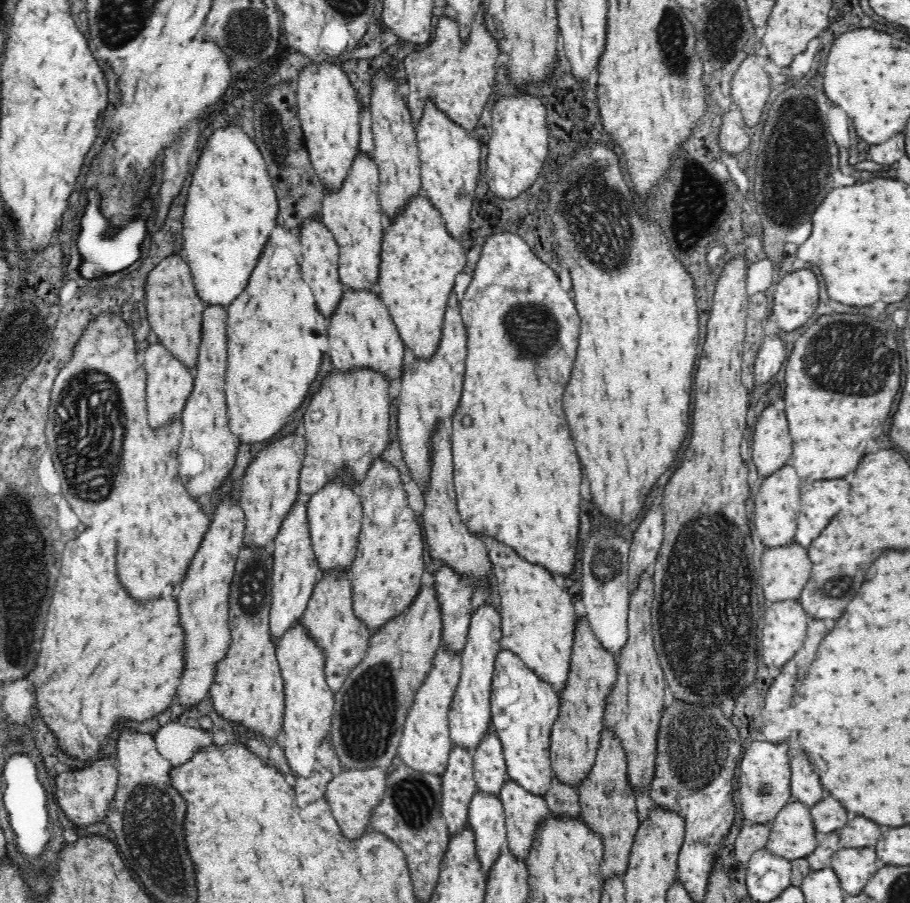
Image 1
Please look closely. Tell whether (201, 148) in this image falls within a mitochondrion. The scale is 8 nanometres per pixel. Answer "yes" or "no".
no

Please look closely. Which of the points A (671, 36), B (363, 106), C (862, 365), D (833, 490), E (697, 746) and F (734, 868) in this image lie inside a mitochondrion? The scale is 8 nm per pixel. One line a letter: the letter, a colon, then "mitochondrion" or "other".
A: mitochondrion
B: other
C: mitochondrion
D: other
E: mitochondrion
F: other

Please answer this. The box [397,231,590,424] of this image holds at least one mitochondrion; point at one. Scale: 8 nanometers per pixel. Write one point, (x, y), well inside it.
(530, 330)

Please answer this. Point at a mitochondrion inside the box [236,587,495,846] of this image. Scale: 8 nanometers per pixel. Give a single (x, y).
(369, 709)

